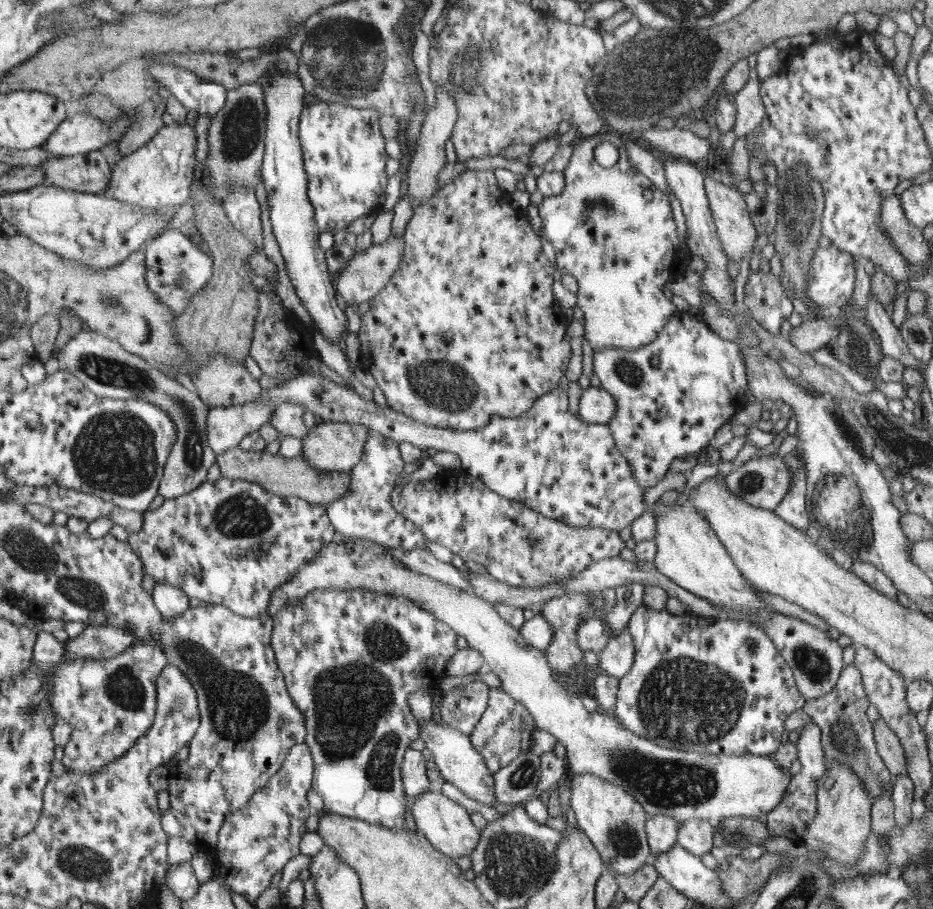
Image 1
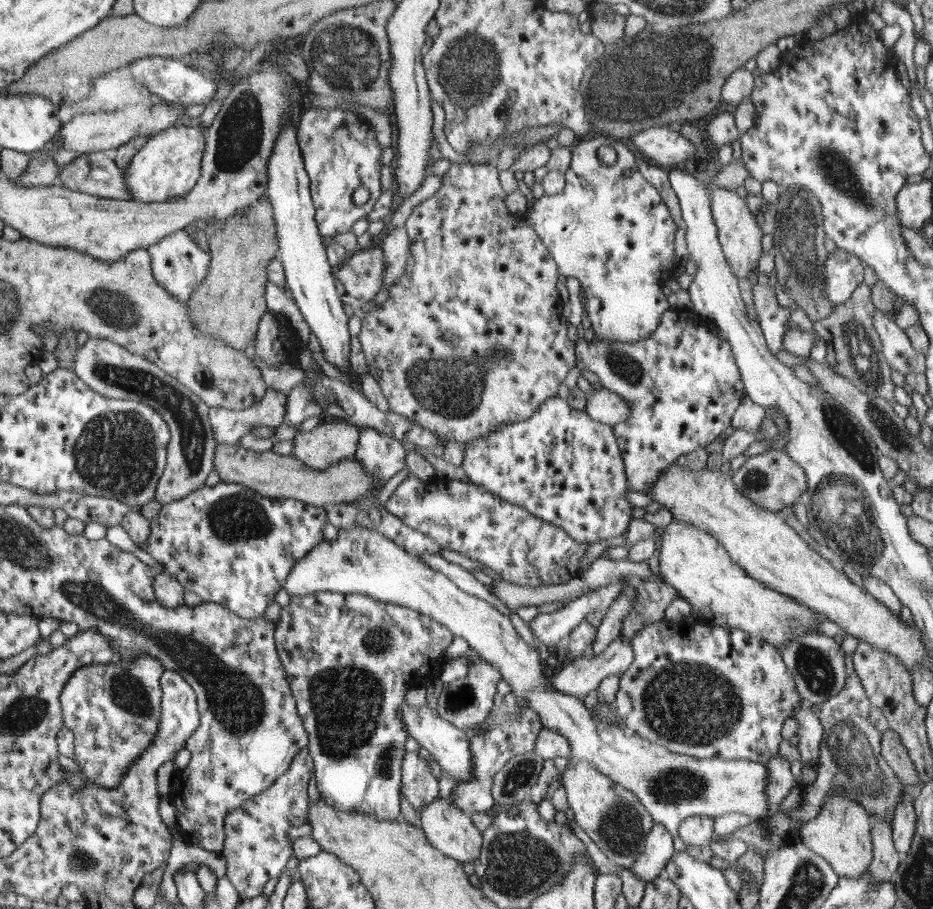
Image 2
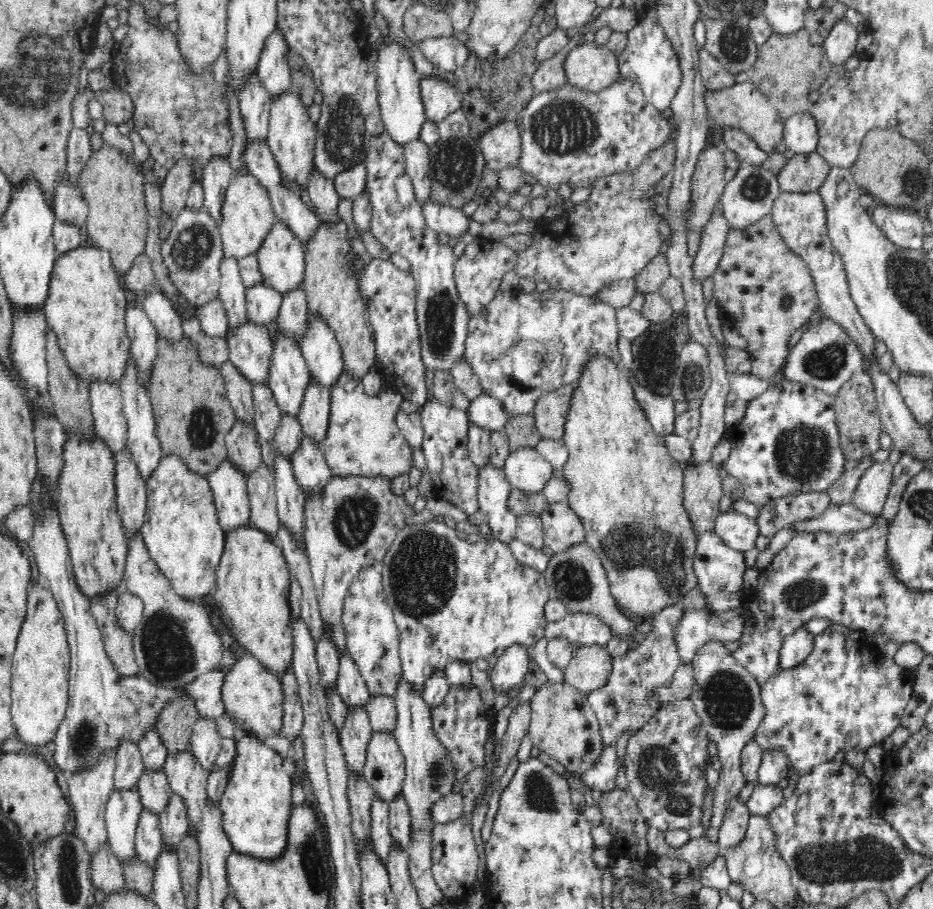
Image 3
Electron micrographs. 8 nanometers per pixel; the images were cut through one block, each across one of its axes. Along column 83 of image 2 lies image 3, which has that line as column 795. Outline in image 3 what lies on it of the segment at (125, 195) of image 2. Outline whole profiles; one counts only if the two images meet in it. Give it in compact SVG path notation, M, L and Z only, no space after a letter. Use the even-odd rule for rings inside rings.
M818 153L795 154L778 173L777 181L782 191L800 193L818 192L828 178L831 166Z

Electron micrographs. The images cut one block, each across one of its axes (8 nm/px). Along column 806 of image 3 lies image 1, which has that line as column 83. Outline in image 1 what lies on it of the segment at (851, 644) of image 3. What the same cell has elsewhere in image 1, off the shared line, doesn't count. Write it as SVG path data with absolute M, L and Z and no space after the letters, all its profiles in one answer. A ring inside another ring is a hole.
M39 632L38 641L35 642L34 650L34 664L36 666L43 667L43 670L51 670L53 675L47 678L45 686L50 689L50 703L54 707L54 711L59 718L63 718L72 729L70 740L62 748L61 754L59 756L59 766L63 769L70 769L76 772L82 772L86 774L99 773L100 769L106 768L108 764L112 761L118 760L120 757L124 756L128 750L131 750L138 742L140 737L143 737L151 728L155 722L155 713L158 706L158 678L166 668L168 664L167 654L164 649L154 640L136 640L134 644L126 650L126 652L115 656L114 658L107 659L94 659L94 658L81 658L81 659L65 659L67 658L67 642L58 642L58 640L50 634L50 632Z

